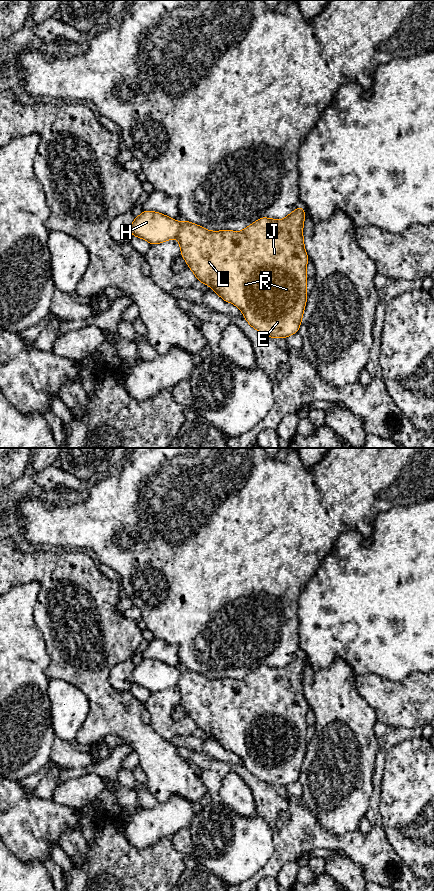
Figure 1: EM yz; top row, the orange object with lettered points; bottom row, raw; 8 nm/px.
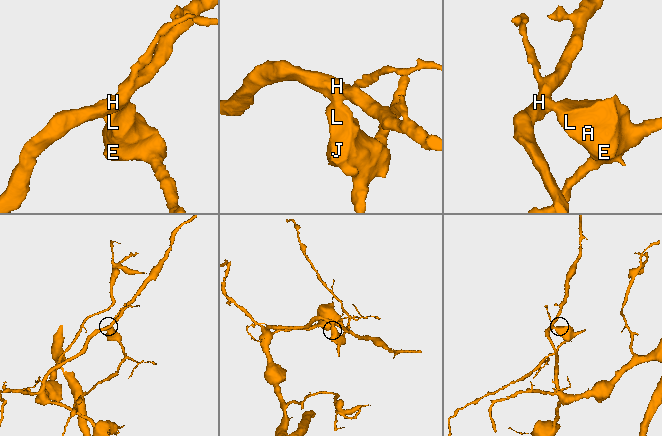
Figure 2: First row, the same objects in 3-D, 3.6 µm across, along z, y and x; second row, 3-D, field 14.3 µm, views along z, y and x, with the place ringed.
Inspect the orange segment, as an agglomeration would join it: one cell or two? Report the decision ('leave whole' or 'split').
split

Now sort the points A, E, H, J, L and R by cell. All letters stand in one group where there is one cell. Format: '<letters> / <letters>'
A E J L R / H

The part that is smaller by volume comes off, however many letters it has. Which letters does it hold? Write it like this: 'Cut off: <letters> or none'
Cut off: A, E, J, L, R

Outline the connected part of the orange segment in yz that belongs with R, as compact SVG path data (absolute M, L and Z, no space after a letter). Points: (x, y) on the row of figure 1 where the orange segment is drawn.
M303 207L296 208L281 220L261 217L244 230L208 231L204 227L183 220L178 230L181 255L198 281L207 284L224 301L237 306L249 325L273 339L287 338L298 332L307 301L306 266L308 255L304 247Z

